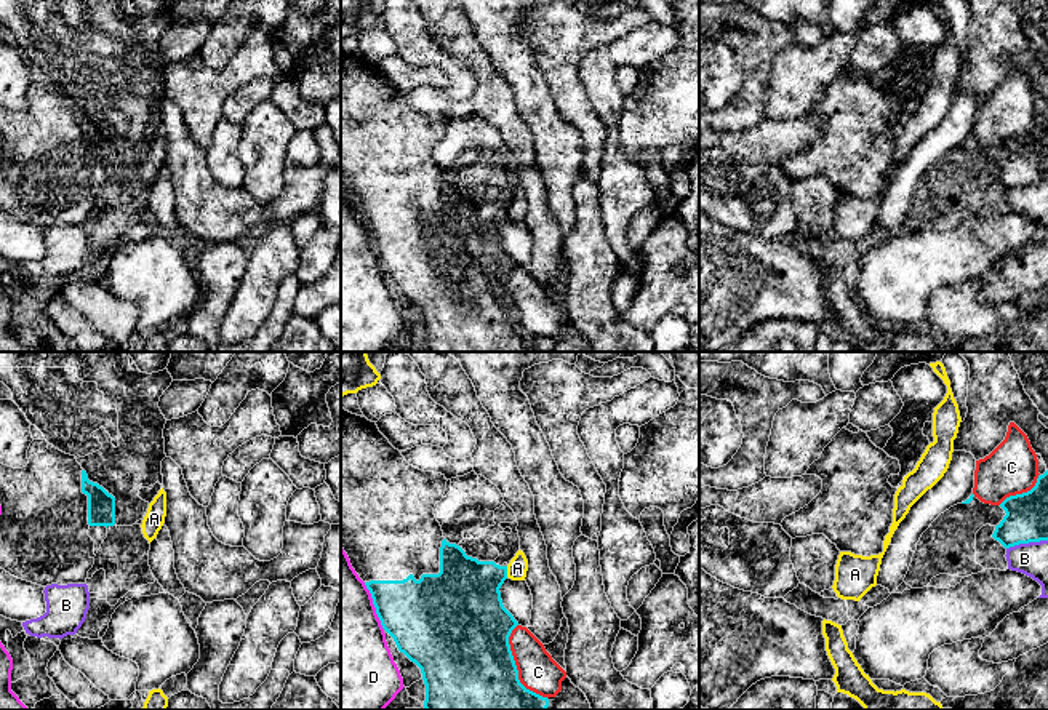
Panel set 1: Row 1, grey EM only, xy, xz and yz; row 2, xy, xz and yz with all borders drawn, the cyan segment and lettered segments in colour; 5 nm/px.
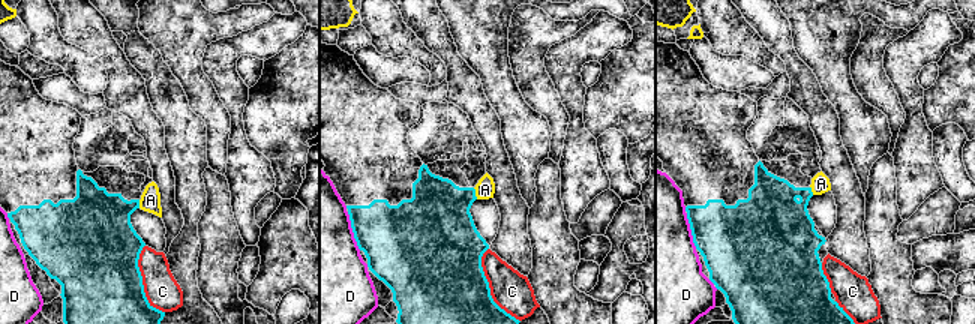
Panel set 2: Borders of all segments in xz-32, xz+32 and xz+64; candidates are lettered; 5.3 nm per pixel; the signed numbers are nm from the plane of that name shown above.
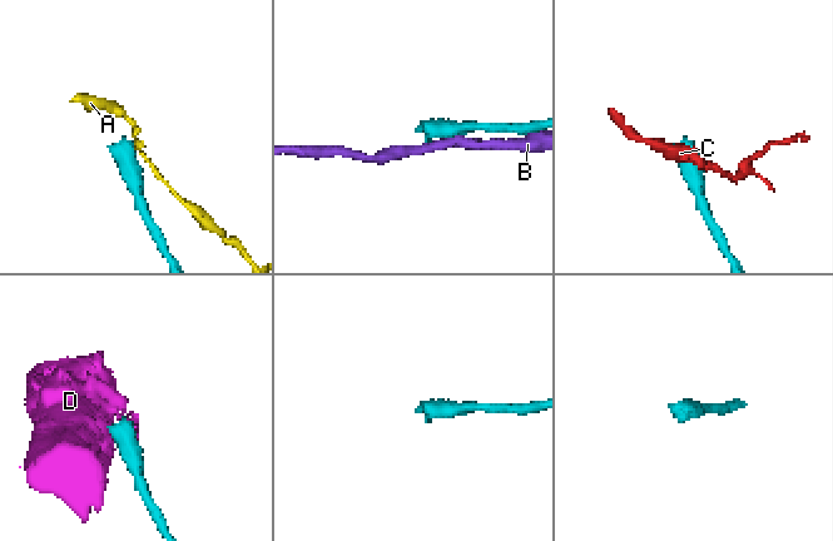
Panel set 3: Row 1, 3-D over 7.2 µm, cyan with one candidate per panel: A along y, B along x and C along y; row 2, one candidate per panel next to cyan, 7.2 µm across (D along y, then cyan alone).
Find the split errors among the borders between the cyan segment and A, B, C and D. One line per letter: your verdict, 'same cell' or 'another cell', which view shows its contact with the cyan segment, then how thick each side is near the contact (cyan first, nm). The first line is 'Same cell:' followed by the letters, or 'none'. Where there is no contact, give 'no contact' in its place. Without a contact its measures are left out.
Same cell: none
A: another cell; meets cyan in xz; 360 nm thick on the cyan side, 100 nm on the other
B: another cell; meets cyan in yz; 220 nm thick on the cyan side, 160 nm on the other
C: another cell; meets cyan in xz; 480 nm thick on the cyan side, 200 nm on the other
D: another cell; meets cyan in xz; 380 nm thick on the cyan side, 440 nm on the other

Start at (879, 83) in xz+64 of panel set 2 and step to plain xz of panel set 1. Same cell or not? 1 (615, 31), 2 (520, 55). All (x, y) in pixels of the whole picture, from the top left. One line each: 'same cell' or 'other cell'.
1: same cell
2: other cell

